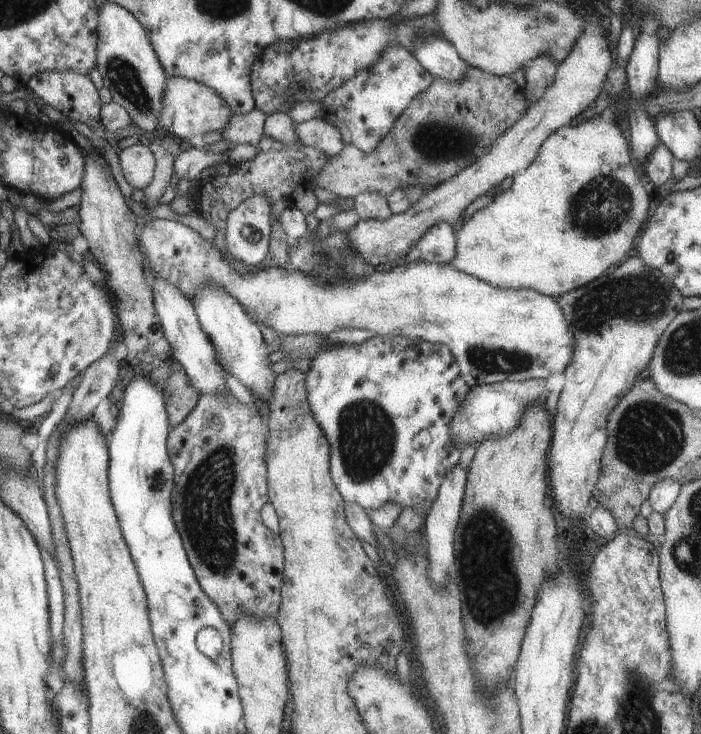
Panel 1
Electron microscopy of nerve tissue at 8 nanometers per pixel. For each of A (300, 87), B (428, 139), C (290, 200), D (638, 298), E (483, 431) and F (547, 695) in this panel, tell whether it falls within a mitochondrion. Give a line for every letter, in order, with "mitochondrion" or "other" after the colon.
A: other
B: mitochondrion
C: other
D: mitochondrion
E: other
F: other

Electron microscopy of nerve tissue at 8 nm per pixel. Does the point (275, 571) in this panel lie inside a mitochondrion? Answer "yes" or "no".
no

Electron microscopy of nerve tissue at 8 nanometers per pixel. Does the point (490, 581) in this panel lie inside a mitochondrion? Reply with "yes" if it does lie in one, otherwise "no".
yes

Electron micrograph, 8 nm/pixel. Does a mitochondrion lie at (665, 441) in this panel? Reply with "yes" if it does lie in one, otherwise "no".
yes

